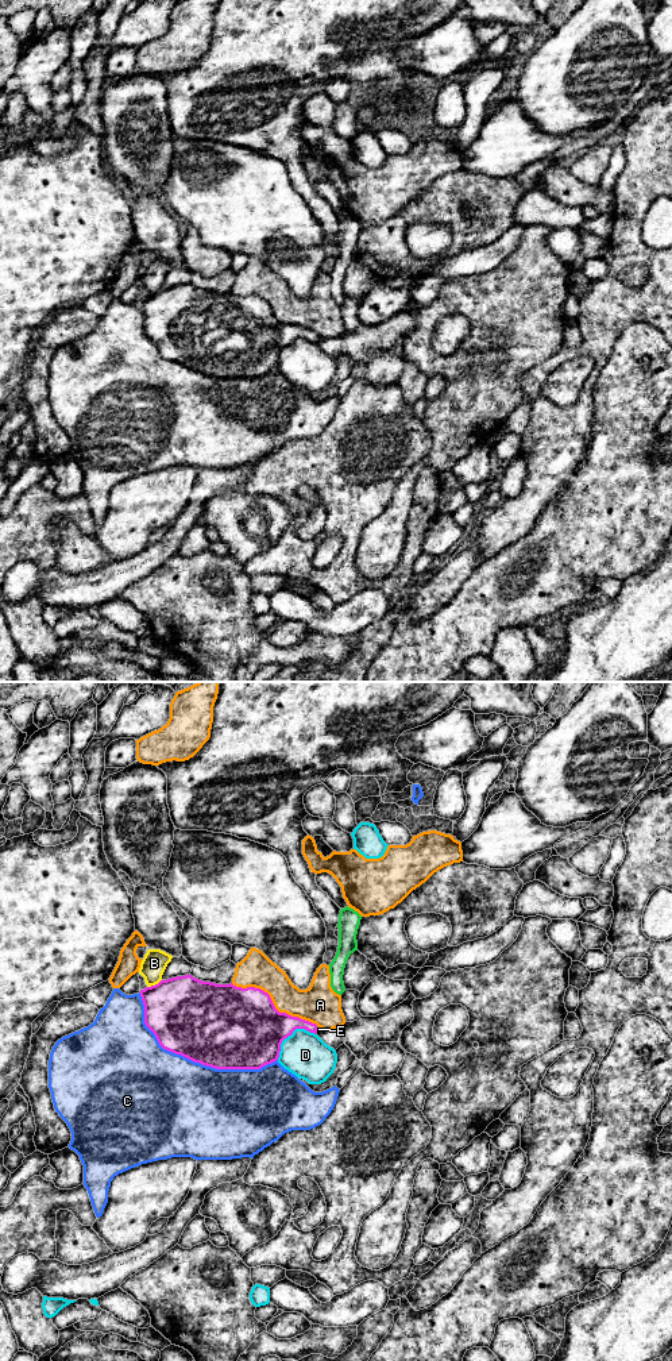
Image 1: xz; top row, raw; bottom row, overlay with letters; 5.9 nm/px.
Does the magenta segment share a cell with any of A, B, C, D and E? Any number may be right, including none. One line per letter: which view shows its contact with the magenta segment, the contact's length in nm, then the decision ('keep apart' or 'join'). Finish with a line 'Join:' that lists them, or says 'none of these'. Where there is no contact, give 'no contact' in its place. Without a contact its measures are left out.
A: contact in xz; length 600 nm; keep apart
B: contact in xz; length 100 nm; keep apart
C: contact in xz; length 900 nm; keep apart
D: contact in xz; length 280 nm; keep apart
E: contact in xz; length 30 nm; join
Join: E

